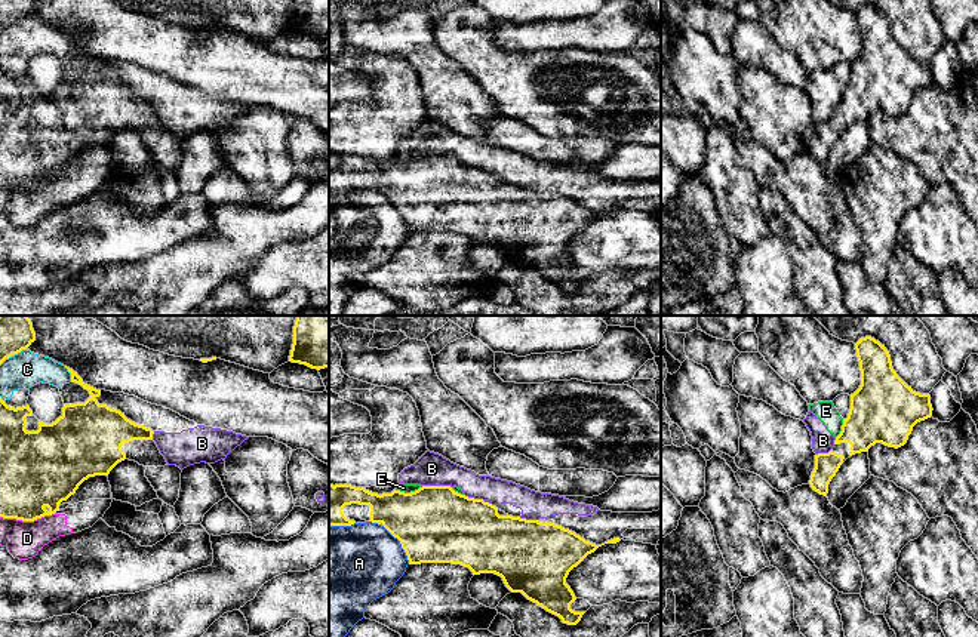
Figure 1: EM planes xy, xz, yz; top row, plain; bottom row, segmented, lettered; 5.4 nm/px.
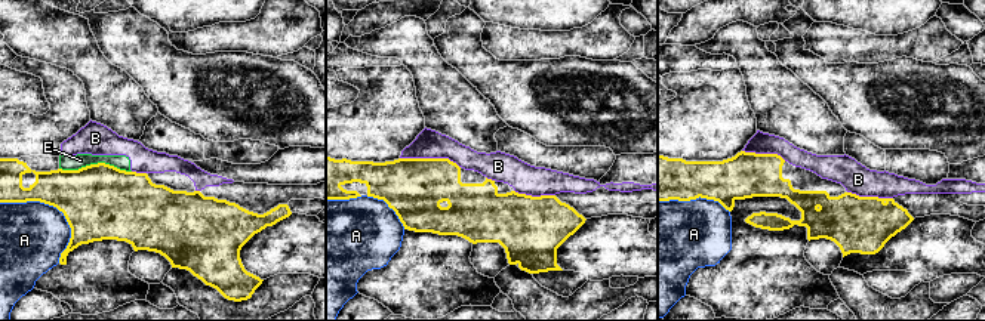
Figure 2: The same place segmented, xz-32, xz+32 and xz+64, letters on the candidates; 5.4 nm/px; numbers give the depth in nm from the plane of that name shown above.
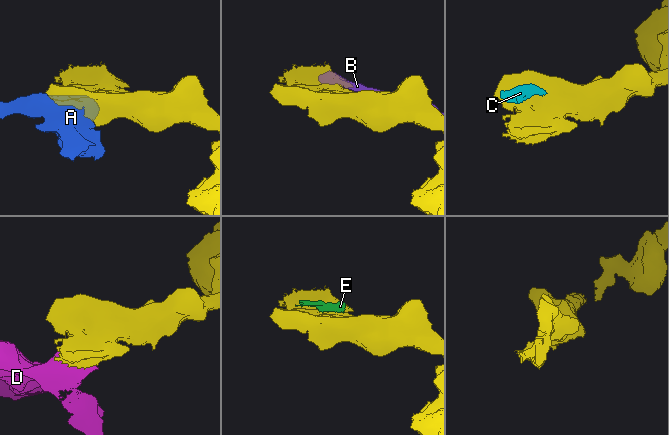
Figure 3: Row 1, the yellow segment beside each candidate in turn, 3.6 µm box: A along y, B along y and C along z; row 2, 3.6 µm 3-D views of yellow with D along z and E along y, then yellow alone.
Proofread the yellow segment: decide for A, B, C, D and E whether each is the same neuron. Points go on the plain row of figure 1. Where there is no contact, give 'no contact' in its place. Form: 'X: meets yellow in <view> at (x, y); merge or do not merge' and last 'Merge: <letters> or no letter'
A: meets yellow in xz at (400, 211); do not merge
B: meets yellow in xz at (479, 168); do not merge
C: meets yellow in xy at (70, 40); do not merge
D: meets yellow in xy at (27, 188); do not merge
E: meets yellow in xz at (408, 162); do not merge
Merge: no letter

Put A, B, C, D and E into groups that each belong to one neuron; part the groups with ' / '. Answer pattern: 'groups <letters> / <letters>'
groups A / B C E / D

